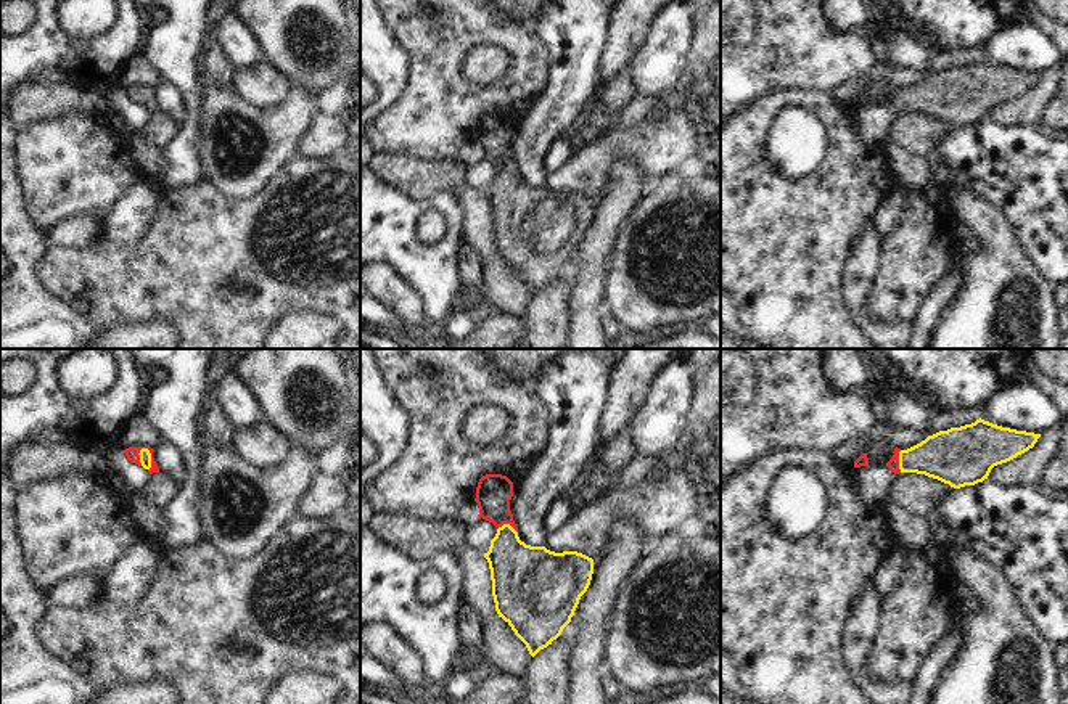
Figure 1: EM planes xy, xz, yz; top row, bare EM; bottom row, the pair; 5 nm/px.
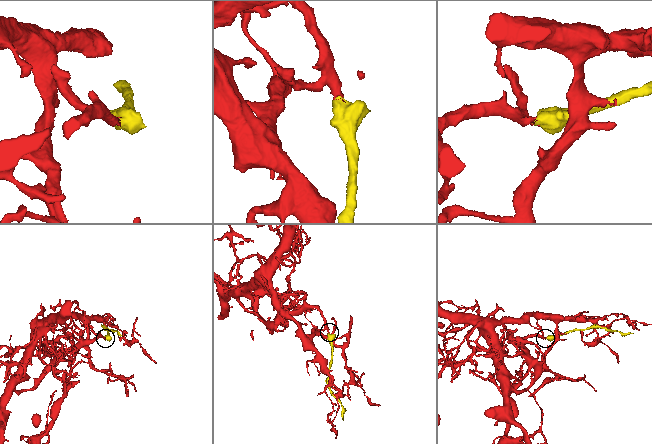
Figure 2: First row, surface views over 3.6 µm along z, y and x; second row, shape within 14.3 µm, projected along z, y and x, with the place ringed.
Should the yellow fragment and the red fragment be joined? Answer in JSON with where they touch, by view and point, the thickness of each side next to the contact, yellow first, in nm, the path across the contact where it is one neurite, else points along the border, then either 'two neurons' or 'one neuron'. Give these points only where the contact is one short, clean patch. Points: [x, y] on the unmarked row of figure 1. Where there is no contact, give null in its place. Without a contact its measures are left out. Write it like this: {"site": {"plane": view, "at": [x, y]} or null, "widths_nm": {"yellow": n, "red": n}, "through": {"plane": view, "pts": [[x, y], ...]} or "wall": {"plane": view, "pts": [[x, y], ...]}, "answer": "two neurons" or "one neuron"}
{"site": {"plane": "xy", "at": [150, 97]}, "widths_nm": {"yellow": 60, "red": 70}, "through": {"plane": "xy", "pts": [[145, 97], [150, 97], [147, 89], [132, 95]]}, "answer": "one neuron"}

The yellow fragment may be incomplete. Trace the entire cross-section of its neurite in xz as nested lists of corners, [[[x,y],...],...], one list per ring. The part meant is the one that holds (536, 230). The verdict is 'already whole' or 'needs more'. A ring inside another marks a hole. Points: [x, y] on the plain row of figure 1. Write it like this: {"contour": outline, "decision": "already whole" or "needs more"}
{"contour": [[[486,114],[476,127],[479,154],[497,167],[484,198],[489,203],[495,251],[534,297],[552,284],[571,262],[587,231],[594,199],[577,193],[555,193],[520,180],[510,151],[513,122]]], "decision": "needs more"}

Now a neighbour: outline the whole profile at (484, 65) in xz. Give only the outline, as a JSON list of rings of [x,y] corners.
[[[500,47],[470,50],[463,63],[463,76],[471,85],[495,85],[507,69],[507,53]]]

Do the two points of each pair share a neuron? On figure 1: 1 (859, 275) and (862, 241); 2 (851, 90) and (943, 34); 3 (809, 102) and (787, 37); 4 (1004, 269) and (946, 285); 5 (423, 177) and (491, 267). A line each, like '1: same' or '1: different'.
1: same
2: different
3: different
4: different
5: same

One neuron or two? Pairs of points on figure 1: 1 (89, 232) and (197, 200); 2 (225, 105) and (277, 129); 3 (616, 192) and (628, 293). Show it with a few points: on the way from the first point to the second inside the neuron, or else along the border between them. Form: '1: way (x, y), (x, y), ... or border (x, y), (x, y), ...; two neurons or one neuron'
1: border (98, 240), (81, 248), (61, 248); two neurons
2: way (238, 110), (264, 129); one neuron
3: border (642, 195), (620, 225), (616, 240), (605, 259); two neurons

